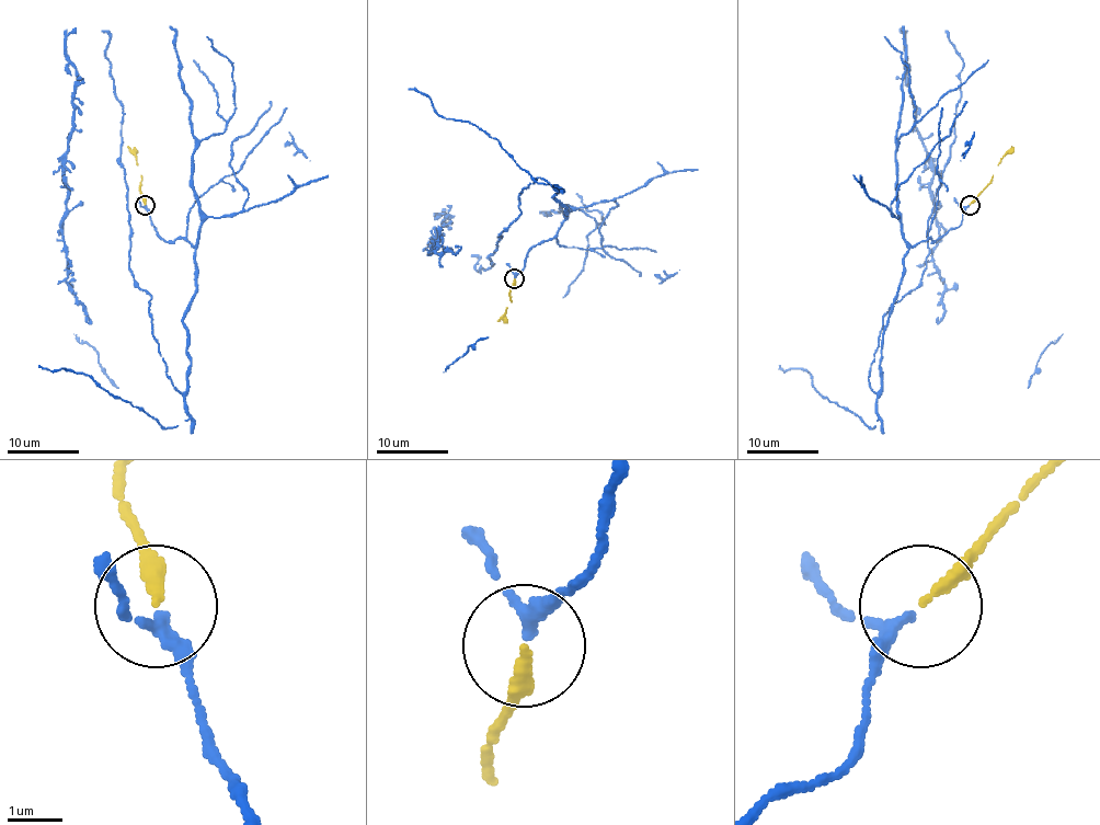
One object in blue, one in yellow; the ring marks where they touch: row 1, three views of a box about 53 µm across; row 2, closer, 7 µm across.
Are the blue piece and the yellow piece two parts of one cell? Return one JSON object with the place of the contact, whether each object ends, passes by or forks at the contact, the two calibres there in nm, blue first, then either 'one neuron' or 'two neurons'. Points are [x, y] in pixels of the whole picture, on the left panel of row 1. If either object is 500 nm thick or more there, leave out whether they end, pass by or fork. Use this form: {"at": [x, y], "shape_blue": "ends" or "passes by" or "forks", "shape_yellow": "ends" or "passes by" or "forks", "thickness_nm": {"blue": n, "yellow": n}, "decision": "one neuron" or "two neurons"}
{"at": [145, 205], "shape_blue": "passes by", "shape_yellow": "ends", "thickness_nm": {"blue": 180, "yellow": 220}, "decision": "one neuron"}

